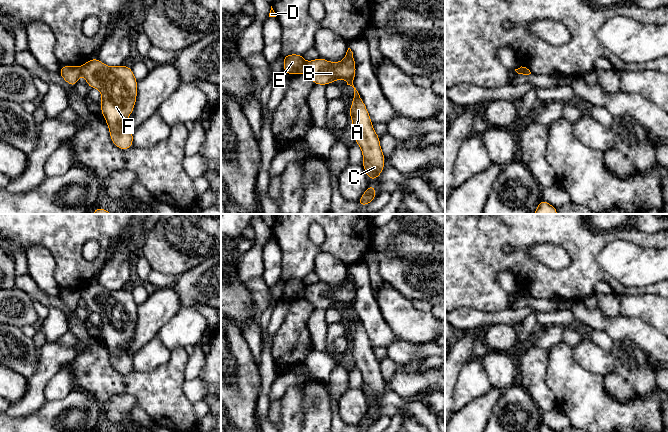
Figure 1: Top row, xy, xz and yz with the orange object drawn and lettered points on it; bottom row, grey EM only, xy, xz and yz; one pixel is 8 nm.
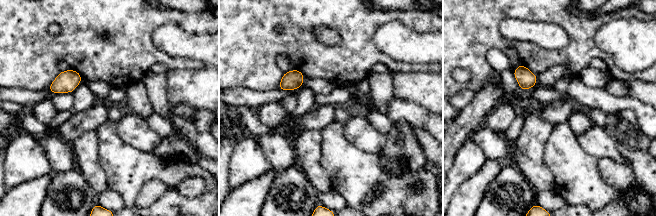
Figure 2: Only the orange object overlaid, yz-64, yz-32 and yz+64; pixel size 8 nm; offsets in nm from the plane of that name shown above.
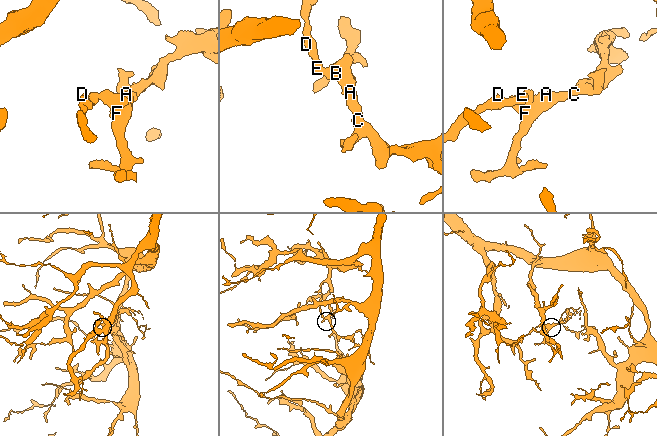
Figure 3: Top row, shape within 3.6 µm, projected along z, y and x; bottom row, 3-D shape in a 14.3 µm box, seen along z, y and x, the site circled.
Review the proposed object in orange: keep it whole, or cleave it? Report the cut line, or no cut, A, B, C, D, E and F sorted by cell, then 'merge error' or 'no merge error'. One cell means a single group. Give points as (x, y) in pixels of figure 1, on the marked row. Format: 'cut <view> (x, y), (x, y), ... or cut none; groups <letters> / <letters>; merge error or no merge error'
cut xz (305, 62), (303, 72); groups A B C F / D E; merge error

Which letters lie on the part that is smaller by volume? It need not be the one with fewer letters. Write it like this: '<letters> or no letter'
A, B, C, F

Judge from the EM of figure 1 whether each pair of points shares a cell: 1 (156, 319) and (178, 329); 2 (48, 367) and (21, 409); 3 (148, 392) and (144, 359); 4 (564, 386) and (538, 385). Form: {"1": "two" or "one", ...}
{"1": "two", "2": "one", "3": "two", "4": "two"}

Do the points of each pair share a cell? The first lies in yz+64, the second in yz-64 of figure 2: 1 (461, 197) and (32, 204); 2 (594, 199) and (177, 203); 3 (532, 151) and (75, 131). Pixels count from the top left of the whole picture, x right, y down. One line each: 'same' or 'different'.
1: same
2: same
3: different

